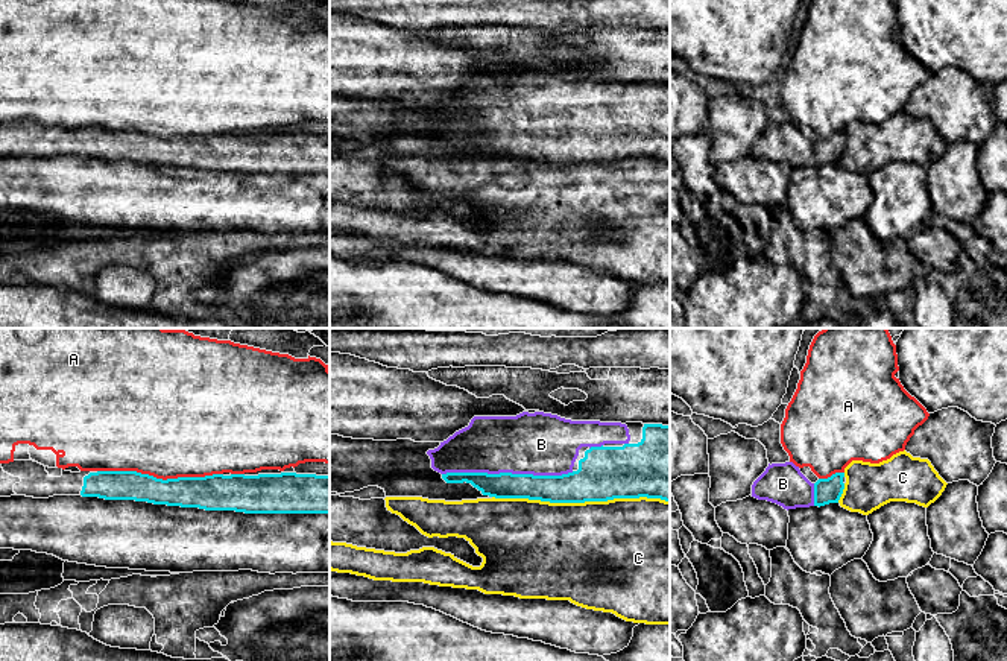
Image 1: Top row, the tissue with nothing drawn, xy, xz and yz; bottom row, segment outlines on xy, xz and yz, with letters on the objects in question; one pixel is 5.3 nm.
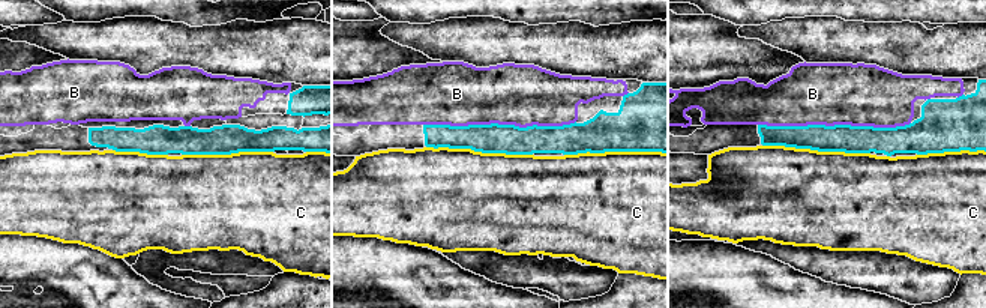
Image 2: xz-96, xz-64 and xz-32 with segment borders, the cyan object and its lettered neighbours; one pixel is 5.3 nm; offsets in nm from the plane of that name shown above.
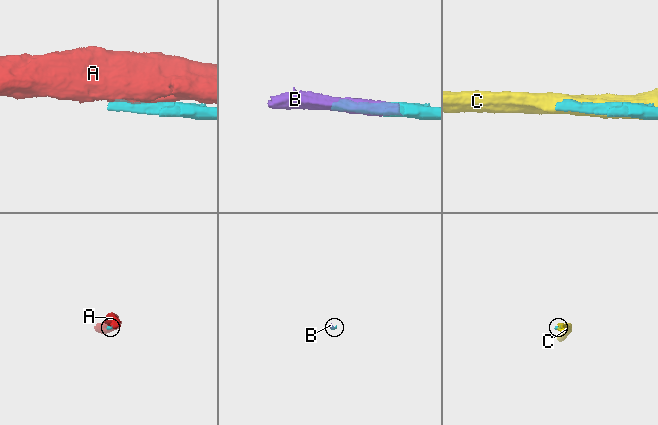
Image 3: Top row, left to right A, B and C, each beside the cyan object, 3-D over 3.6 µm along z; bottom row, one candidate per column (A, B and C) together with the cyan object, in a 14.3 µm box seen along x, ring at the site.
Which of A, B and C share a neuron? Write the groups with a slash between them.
A / B / C

